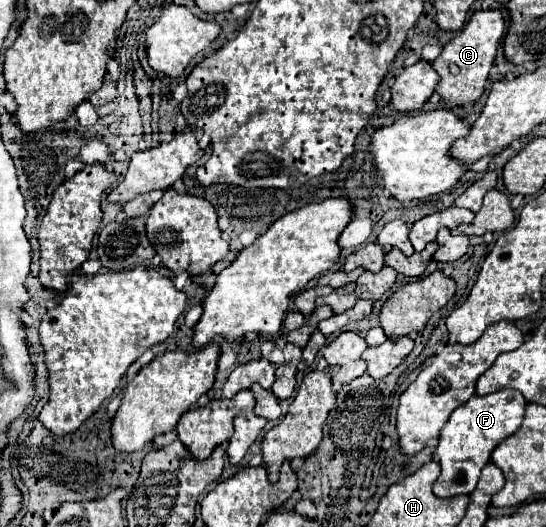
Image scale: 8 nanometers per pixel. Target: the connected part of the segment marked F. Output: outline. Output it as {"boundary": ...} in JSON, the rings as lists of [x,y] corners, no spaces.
{"boundary":[[[501,389],[497,393],[483,395],[483,397],[475,395],[465,405],[457,407],[439,435],[437,455],[441,463],[441,475],[435,481],[433,493],[441,499],[473,493],[481,469],[491,461],[493,449],[521,427],[525,405],[527,401],[519,391]]]}

